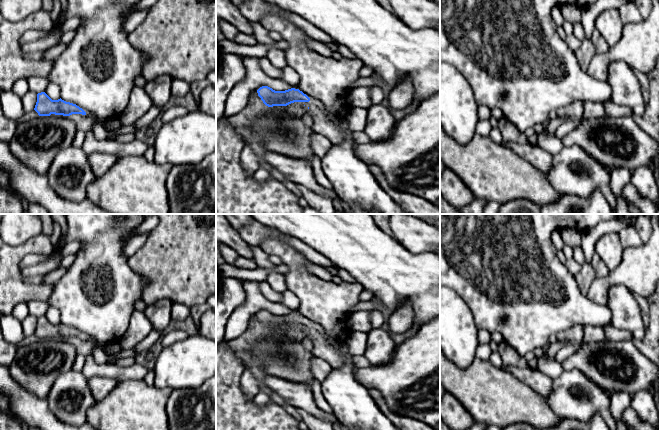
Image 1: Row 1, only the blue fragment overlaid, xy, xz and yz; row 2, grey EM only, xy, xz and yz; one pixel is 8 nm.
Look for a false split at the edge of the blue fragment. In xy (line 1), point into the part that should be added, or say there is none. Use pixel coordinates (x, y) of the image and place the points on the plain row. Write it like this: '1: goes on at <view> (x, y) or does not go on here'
1: does not go on here

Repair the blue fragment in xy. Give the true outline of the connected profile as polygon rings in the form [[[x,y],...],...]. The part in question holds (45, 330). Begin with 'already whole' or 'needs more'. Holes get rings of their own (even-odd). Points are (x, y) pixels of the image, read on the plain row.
already whole; [[[45,316],[37,318],[34,334],[39,340],[50,340],[51,338],[63,340],[70,340],[72,338],[86,339],[86,336],[76,328],[66,326],[61,322],[52,324]]]

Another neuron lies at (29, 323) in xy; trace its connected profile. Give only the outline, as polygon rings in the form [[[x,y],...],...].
[[[28,315],[21,321],[23,327],[23,334],[25,337],[29,337],[34,334],[37,326],[37,317]]]

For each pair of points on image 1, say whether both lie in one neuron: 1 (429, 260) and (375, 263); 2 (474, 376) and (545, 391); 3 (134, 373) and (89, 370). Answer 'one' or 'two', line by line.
1: one
2: two
3: one

